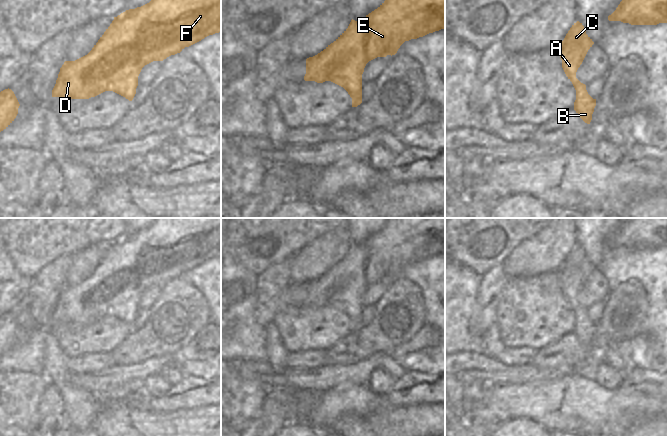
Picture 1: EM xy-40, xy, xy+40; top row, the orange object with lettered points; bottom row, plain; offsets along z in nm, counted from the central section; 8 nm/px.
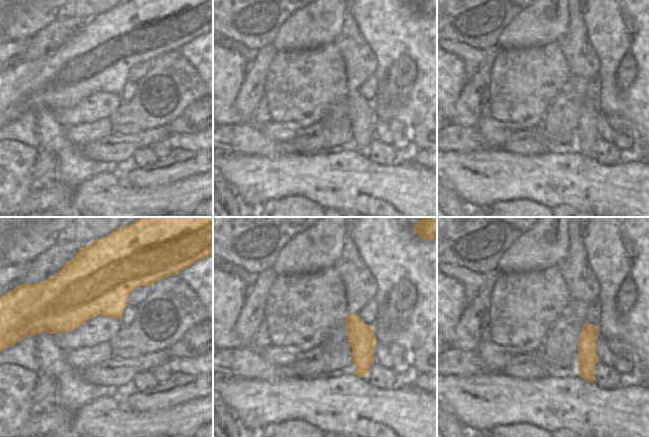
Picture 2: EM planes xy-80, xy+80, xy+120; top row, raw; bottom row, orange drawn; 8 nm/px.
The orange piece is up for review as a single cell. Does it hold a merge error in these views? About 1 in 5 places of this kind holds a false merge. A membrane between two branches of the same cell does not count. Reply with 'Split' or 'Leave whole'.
Leave whole.

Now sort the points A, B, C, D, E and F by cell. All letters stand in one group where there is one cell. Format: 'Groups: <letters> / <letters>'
Groups: A B C D E F.

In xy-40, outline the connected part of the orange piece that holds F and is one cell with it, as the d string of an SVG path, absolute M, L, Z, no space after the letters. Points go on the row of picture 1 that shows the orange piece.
M151 0L149 3L141 7L126 10L125 12L121 13L117 17L114 17L114 20L112 21L110 26L106 29L104 34L100 37L98 42L94 45L92 50L87 55L75 61L65 61L62 67L60 68L60 72L58 74L56 84L52 90L52 97L69 97L71 99L89 99L105 91L113 91L125 97L129 101L132 101L136 94L136 88L138 86L138 76L145 65L153 61L163 61L164 59L166 59L171 55L180 53L185 47L189 47L201 41L205 37L219 32L221 32L221 0Z

